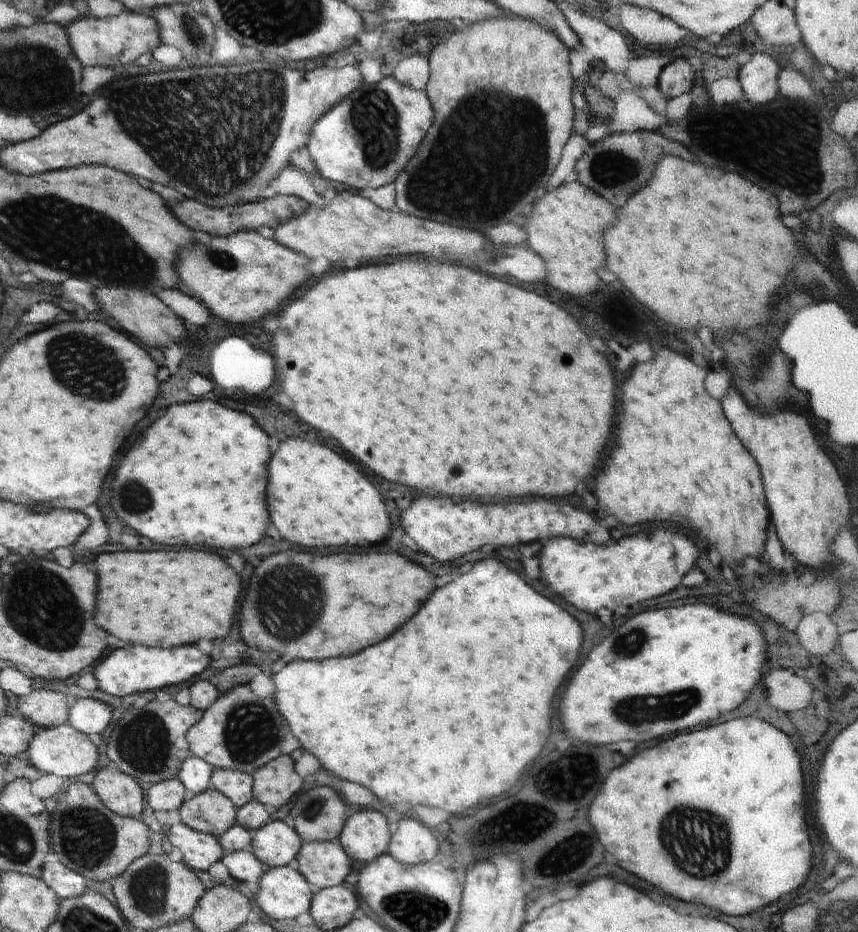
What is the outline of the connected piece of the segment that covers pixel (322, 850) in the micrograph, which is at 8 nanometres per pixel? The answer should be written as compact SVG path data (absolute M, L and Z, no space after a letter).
M339 839L328 842L302 842L298 854L298 872L314 887L342 885L351 872L353 861Z

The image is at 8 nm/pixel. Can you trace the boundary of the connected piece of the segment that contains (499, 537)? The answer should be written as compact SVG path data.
M420 496L406 510L400 512L400 524L422 552L430 554L440 562L458 560L466 552L478 550L486 544L512 546L548 536L572 536L597 545L610 544L613 540L608 530L604 530L592 516L574 510L568 504L546 498L538 498L538 502L482 504L448 496Z

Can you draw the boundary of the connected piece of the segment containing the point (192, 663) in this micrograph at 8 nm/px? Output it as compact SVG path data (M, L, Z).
M122 646L109 651L108 656L94 668L94 676L98 680L98 690L120 698L136 692L148 692L178 686L194 676L204 672L210 664L210 655L196 646L180 646L180 648L144 648L144 646Z

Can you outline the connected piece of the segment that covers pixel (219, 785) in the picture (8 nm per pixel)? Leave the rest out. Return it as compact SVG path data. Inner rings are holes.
M213 769L210 778L211 788L219 790L234 803L236 808L253 799L253 776L230 769Z

